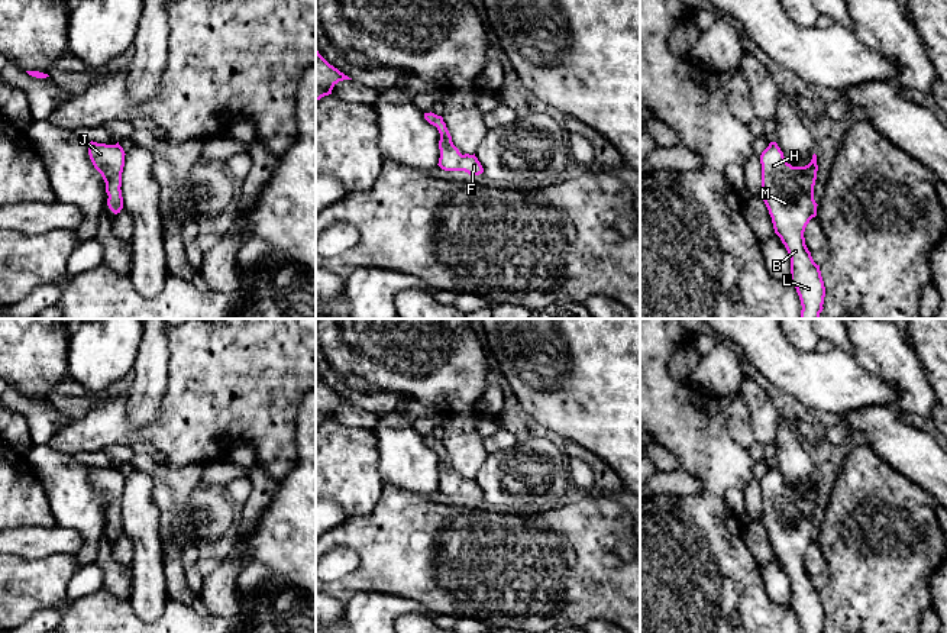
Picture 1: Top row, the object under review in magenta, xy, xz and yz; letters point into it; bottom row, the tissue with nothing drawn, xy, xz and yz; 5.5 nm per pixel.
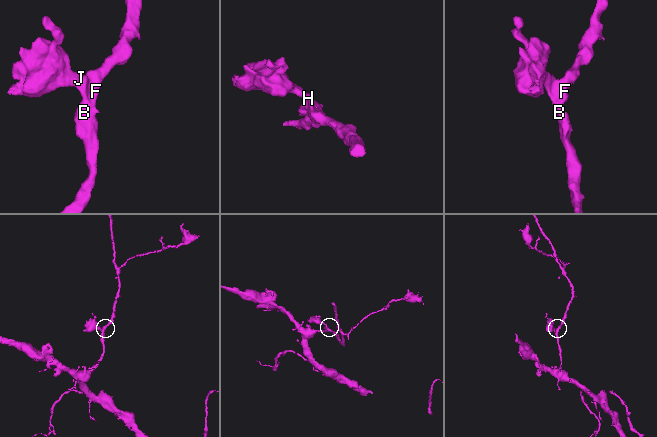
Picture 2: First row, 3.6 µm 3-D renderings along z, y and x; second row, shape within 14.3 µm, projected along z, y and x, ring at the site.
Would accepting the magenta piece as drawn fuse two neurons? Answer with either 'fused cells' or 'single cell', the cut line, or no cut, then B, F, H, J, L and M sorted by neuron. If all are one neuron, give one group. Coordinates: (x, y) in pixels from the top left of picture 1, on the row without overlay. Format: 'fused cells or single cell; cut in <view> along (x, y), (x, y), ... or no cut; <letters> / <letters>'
single cell; no cut; B F H J L M

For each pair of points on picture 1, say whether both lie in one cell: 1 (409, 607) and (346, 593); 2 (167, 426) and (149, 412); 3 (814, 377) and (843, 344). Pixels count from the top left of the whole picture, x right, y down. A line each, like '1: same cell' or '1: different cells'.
1: different cells
2: different cells
3: different cells

